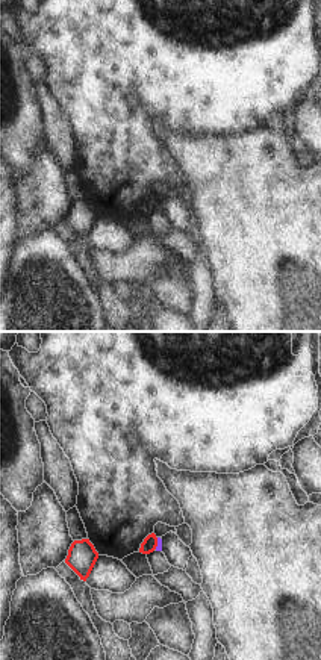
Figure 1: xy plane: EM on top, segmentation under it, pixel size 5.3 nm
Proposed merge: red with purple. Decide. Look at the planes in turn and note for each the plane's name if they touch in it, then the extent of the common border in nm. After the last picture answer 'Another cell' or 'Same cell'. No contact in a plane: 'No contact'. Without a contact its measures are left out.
Touches red in xy. Shared border 70 nm

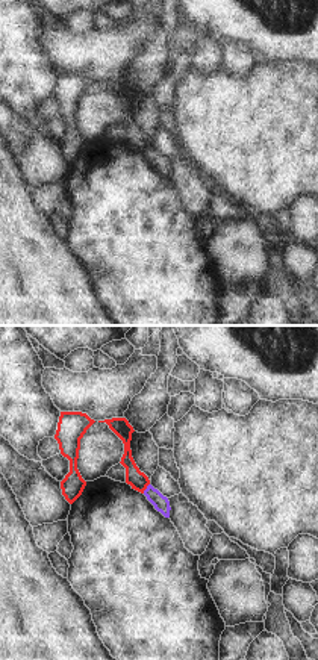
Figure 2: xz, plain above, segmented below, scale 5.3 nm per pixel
Touches red in xz. Shared border 70 nm

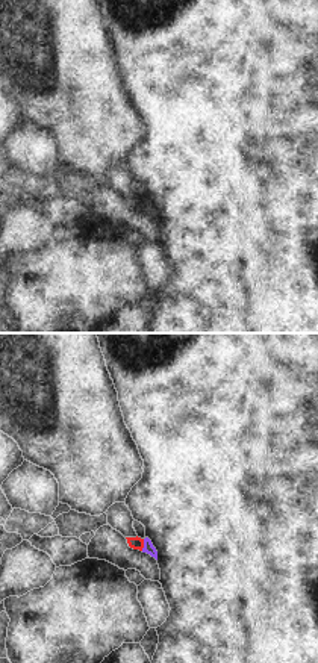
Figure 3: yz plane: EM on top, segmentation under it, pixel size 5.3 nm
Touches red in yz. Shared border 70 nm

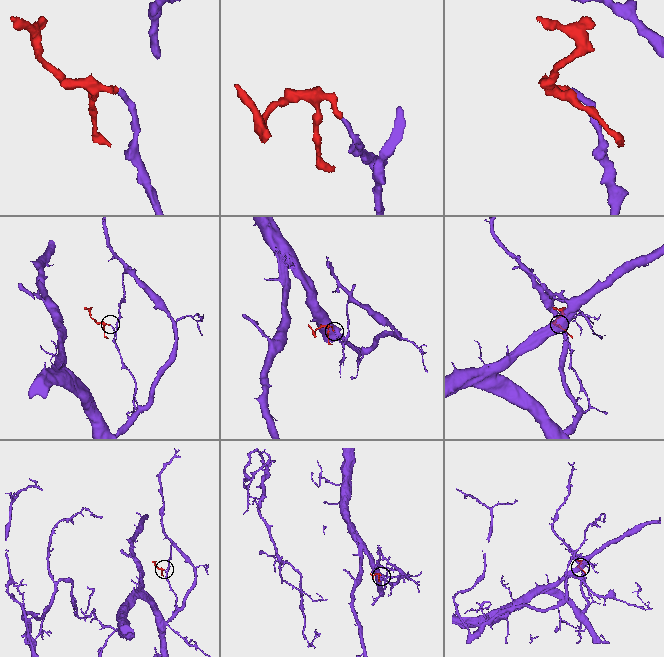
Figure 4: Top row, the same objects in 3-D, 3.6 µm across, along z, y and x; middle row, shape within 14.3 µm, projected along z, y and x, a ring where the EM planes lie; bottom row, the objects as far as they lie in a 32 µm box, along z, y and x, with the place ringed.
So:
Another cell

